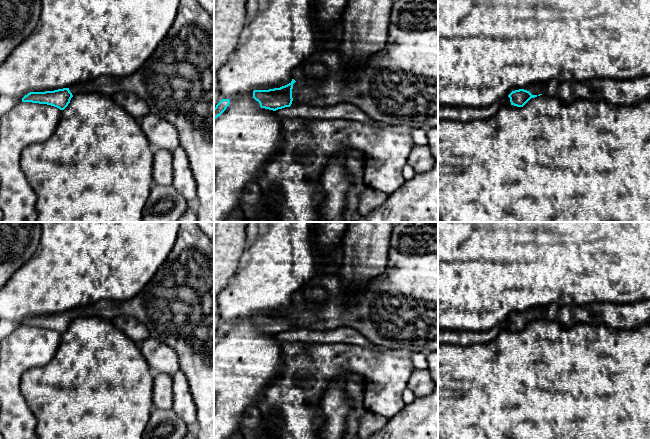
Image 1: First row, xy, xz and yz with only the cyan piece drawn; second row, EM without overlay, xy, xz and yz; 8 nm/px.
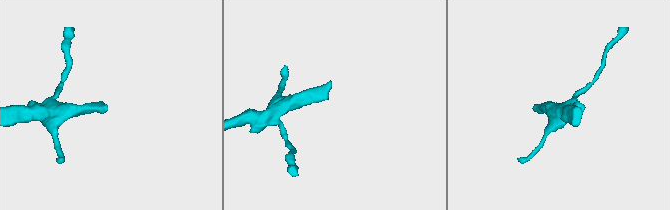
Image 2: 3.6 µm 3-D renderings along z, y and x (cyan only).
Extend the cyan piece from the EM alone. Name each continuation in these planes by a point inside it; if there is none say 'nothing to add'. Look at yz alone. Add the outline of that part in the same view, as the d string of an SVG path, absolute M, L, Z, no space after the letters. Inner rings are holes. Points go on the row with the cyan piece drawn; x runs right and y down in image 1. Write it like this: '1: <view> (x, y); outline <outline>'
1: yz (537, 88); outline M534 83L523 89L529 91L532 95L538 96L539 94L546 94L547 86L546 83Z

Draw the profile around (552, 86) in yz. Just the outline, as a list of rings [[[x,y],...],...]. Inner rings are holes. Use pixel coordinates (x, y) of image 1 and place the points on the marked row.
[[[552,79],[546,83],[547,91],[546,95],[550,98],[558,95],[558,85],[560,82],[557,79]]]

